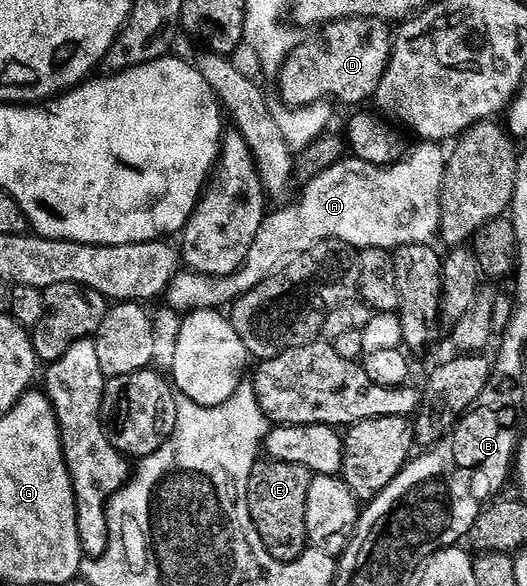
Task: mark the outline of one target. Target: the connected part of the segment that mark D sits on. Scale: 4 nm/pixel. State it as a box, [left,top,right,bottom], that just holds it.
[280,16,395,106]

